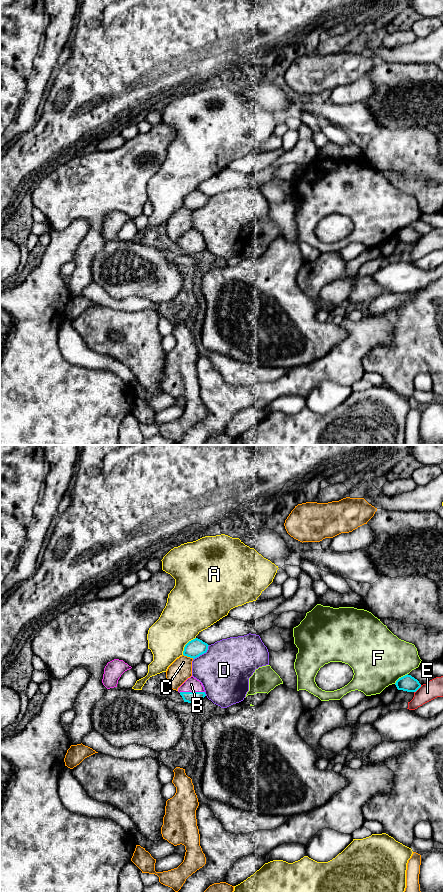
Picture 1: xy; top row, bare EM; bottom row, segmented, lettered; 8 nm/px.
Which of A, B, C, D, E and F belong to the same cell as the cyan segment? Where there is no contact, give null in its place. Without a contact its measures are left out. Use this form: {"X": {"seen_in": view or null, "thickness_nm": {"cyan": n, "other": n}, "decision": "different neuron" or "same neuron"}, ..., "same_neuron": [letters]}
{"A": {"seen_in": "xy", "thickness_nm": {"cyan": 140, "other": 360}, "decision": "different neuron"}, "B": {"seen_in": "xy", "thickness_nm": {"cyan": 100, "other": 110}, "decision": "same neuron"}, "C": {"seen_in": "xy", "thickness_nm": {"cyan": 140, "other": 180}, "decision": "different neuron"}, "D": {"seen_in": "xy", "thickness_nm": {"cyan": 140, "other": 420}, "decision": "different neuron"}, "E": {"seen_in": "xy", "thickness_nm": {"cyan": 130, "other": 140}, "decision": "different neuron"}, "F": {"seen_in": "xy", "thickness_nm": {"cyan": 130, "other": 460}, "decision": "different neuron"}, "same_neuron": ["B"]}

